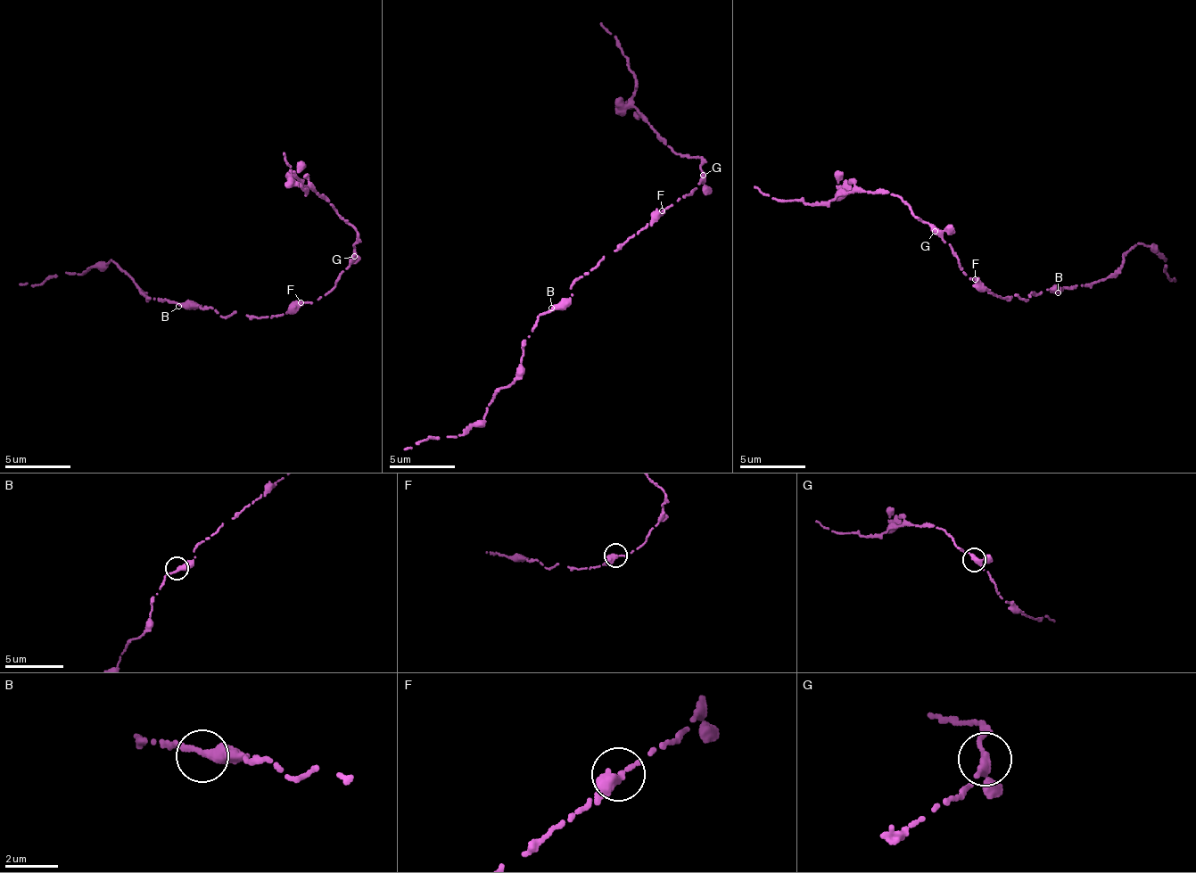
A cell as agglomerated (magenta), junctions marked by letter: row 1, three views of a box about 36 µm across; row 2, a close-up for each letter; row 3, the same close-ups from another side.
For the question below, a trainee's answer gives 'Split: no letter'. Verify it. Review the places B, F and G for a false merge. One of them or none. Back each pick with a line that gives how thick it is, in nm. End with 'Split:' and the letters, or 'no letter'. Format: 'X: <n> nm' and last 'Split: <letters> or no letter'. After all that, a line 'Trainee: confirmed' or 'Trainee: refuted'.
G: 300 nm
Split: G
Trainee: refuted

